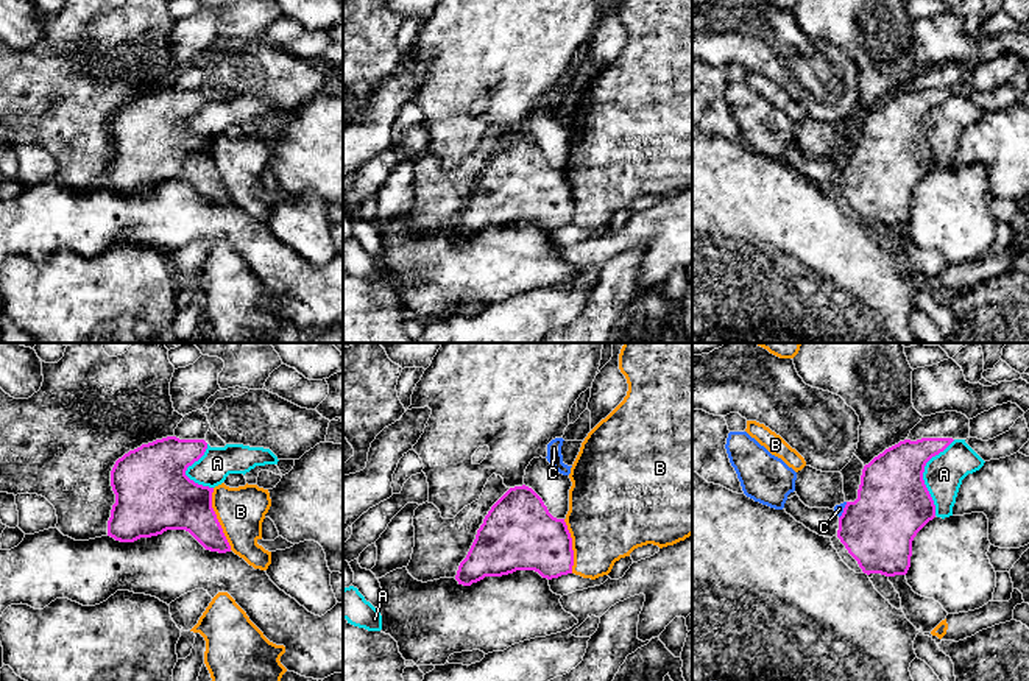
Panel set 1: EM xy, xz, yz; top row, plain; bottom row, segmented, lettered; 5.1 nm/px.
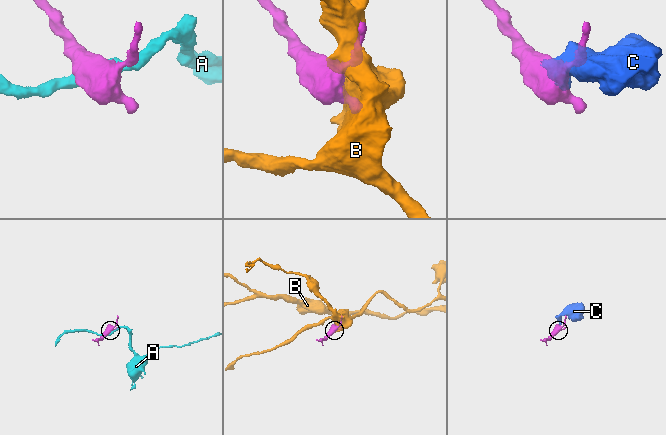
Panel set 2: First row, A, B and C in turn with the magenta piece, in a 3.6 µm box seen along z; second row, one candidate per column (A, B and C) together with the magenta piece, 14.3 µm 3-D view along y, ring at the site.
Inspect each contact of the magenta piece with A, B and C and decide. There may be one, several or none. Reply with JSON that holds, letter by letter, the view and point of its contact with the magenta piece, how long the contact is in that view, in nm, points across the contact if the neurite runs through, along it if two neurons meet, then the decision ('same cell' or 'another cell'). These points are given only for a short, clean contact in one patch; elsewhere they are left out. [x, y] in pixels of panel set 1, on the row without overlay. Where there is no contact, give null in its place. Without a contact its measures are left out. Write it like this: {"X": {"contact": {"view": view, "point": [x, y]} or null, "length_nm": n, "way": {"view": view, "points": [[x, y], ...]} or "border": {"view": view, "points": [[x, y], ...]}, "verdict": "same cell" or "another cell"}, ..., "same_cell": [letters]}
{"A": {"contact": {"view": "yz", "point": [922, 127]}, "length_nm": 400, "verdict": "another cell"}, "B": {"contact": {"view": "xy", "point": [217, 170]}, "length_nm": 340, "verdict": "another cell"}, "C": {"contact": {"view": "yz", "point": [844, 161]}, "length_nm": 100, "border": {"view": "yz", "points": [[847, 153], [839, 169]]}, "verdict": "another cell"}, "same_cell": []}

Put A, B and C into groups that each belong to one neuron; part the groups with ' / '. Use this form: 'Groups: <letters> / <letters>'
Groups: A / B / C

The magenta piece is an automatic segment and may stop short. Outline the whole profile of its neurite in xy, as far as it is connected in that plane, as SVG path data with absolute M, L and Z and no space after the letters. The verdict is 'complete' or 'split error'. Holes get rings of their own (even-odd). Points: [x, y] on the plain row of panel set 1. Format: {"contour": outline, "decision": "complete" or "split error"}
{"contour": "M167 87L118 109L111 122L115 154L108 171L108 187L134 193L167 181L186 181L206 201L231 203L212 159L214 139L186 126L206 100L204 90Z", "decision": "complete"}

